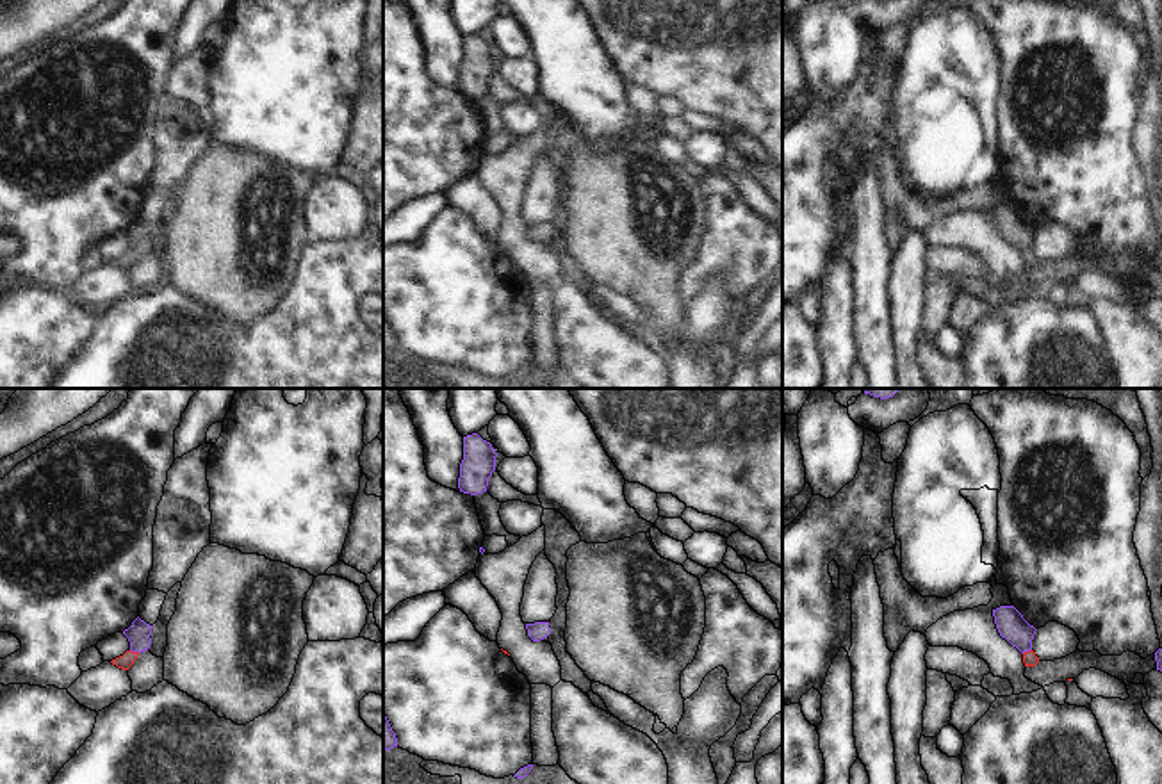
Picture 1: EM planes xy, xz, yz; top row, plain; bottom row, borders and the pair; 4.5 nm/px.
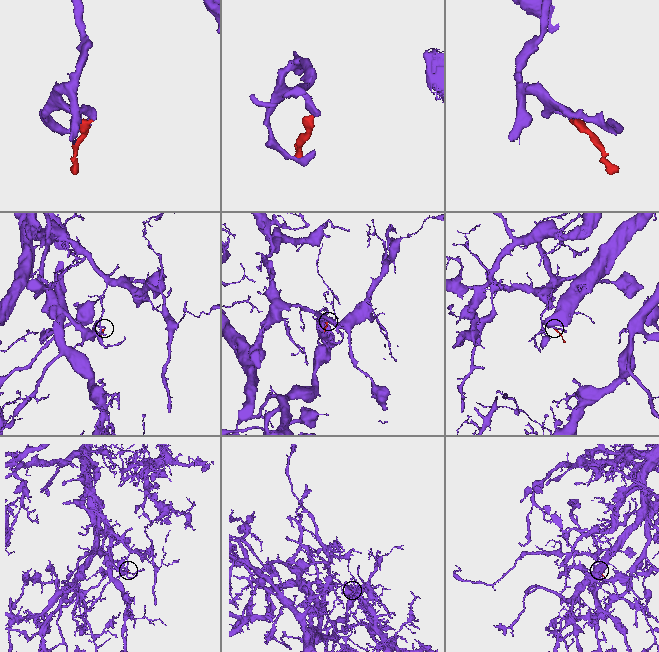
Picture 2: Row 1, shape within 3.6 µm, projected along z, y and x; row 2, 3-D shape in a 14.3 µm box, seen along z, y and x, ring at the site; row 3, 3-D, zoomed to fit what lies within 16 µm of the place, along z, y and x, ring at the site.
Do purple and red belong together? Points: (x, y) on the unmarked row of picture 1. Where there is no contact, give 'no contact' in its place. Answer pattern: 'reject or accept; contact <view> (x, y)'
accept; contact xy (136, 252)

